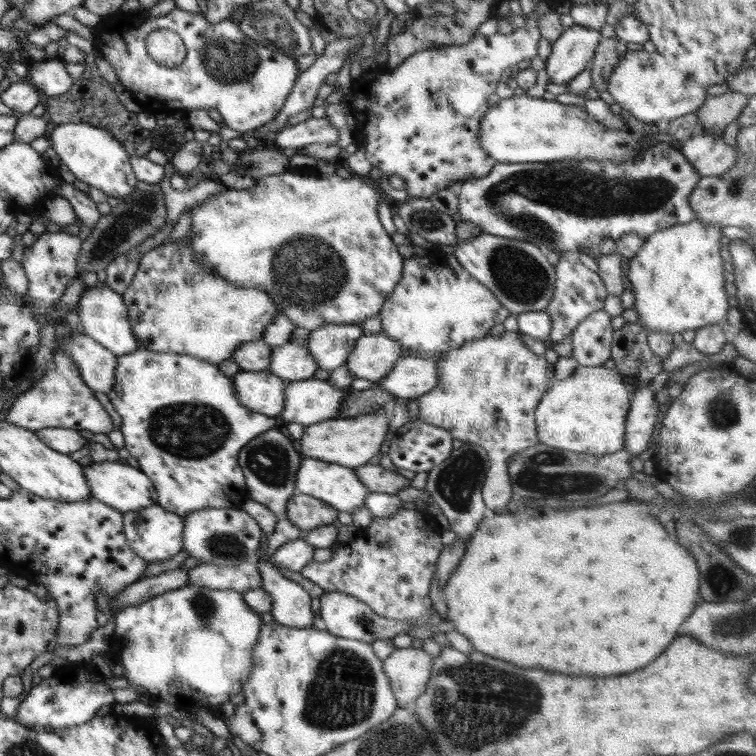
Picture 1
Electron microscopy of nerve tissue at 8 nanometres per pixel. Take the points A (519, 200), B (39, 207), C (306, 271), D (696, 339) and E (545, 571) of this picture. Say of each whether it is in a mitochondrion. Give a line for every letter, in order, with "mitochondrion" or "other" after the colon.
A: mitochondrion
B: other
C: mitochondrion
D: other
E: other

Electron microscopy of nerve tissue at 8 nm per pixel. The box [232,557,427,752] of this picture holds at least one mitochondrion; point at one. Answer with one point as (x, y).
(341, 694)

